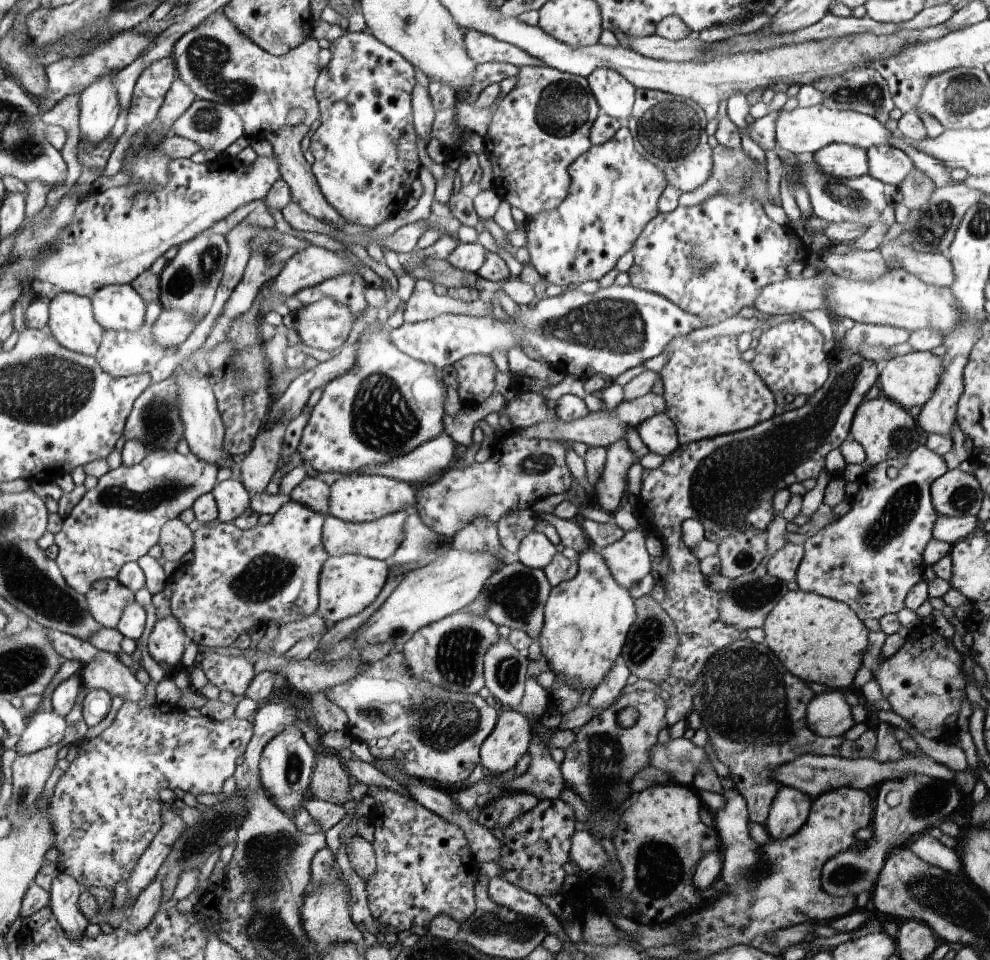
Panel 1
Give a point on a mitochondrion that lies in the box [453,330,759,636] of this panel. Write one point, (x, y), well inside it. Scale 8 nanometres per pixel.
(517, 596)

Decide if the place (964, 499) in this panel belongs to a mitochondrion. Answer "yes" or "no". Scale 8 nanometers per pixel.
yes

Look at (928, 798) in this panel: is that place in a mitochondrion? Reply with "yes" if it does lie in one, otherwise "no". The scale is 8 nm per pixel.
yes

